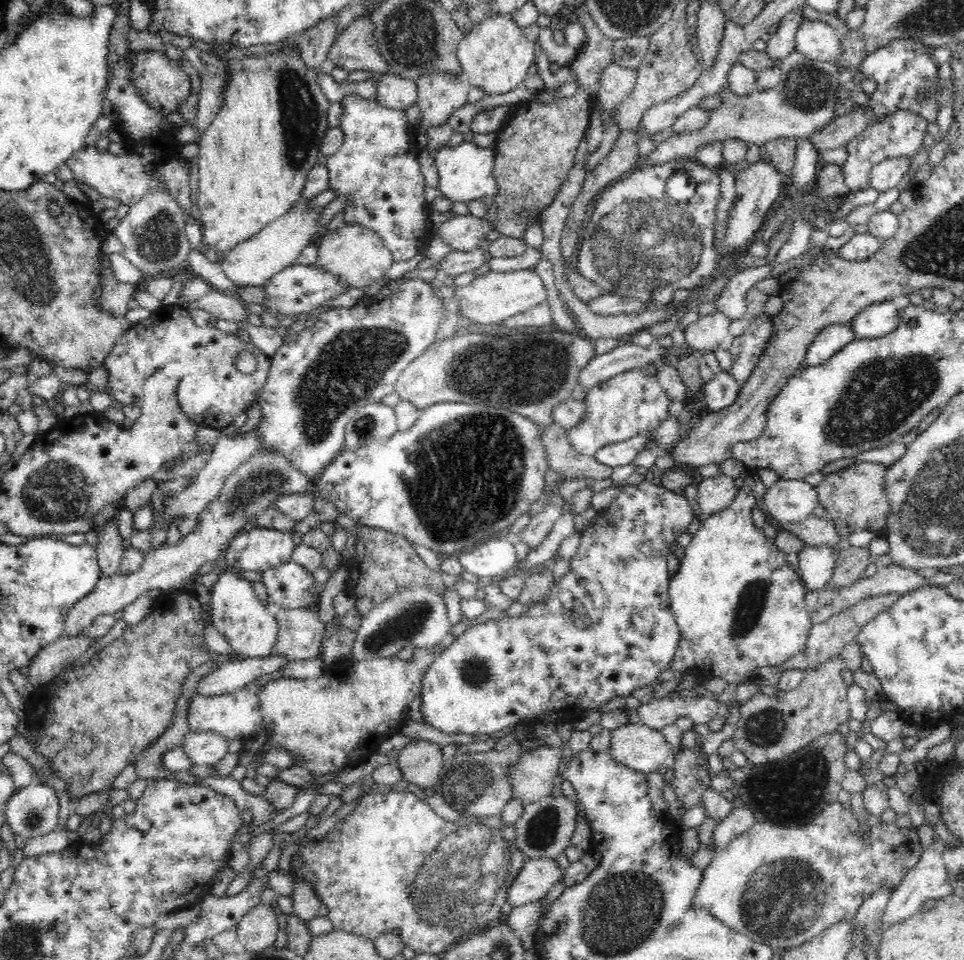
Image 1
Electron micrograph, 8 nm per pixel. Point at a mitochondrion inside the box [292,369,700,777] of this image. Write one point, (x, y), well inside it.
(488, 448)

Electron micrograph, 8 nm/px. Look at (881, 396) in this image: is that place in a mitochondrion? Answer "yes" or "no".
yes

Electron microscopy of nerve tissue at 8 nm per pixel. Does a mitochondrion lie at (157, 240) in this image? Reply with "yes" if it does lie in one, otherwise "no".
yes

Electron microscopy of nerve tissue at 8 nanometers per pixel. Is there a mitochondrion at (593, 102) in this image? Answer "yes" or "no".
no

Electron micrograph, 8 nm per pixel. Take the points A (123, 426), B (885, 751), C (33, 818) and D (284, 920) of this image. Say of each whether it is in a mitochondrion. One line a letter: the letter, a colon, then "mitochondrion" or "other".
A: other
B: other
C: mitochondrion
D: other

